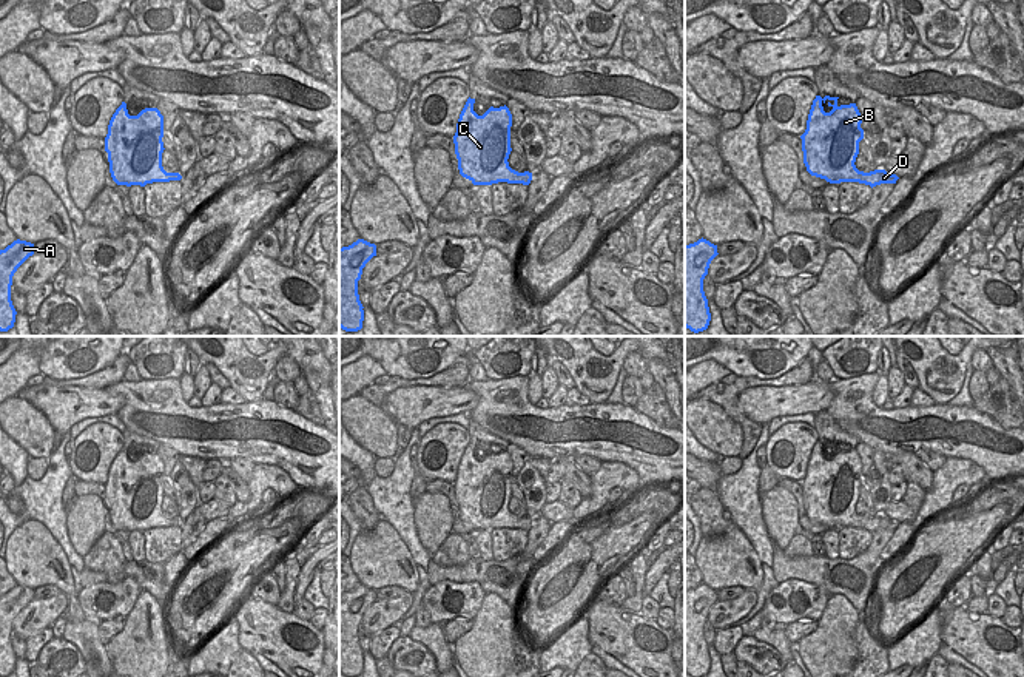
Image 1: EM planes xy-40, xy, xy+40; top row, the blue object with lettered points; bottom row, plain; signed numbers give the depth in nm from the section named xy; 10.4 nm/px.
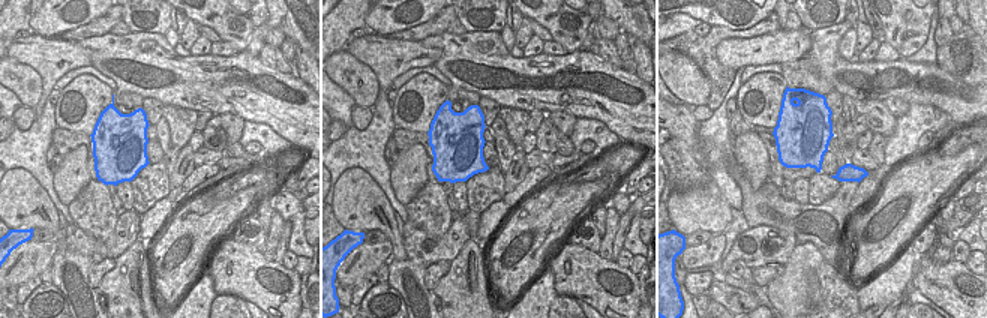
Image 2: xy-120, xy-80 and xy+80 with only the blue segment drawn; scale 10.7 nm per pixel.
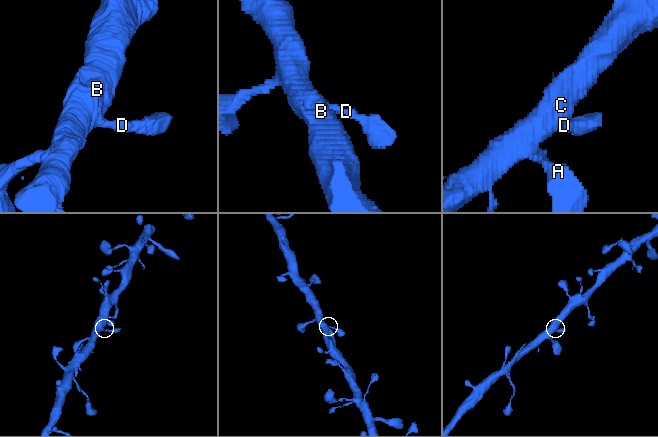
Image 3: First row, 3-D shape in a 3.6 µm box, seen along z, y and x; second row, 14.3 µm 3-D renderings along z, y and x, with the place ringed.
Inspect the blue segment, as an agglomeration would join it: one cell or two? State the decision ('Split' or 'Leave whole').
Leave whole

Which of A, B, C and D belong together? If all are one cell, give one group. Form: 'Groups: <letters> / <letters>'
Groups: A B C D

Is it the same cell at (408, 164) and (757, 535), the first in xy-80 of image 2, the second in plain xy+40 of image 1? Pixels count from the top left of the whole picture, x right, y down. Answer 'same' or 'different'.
different

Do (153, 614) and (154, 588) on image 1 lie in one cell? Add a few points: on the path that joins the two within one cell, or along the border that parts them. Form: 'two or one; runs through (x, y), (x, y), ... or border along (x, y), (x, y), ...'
two; border along (142, 589), (148, 591), (167, 608)

